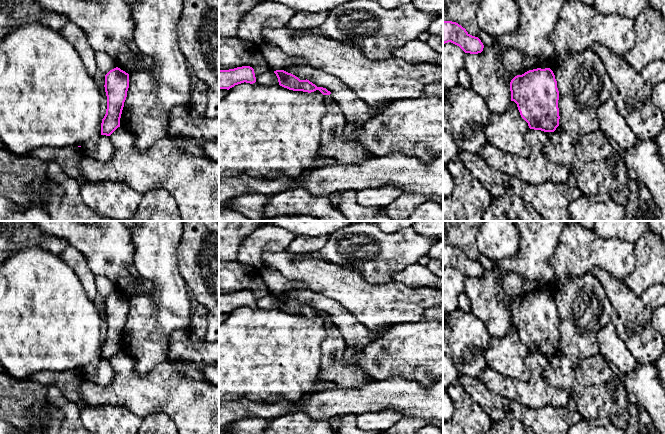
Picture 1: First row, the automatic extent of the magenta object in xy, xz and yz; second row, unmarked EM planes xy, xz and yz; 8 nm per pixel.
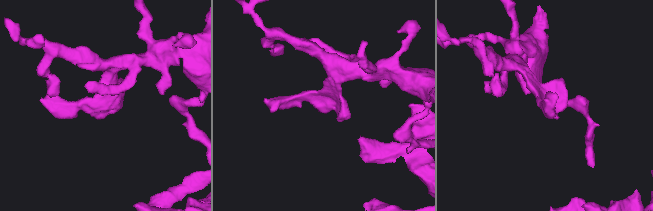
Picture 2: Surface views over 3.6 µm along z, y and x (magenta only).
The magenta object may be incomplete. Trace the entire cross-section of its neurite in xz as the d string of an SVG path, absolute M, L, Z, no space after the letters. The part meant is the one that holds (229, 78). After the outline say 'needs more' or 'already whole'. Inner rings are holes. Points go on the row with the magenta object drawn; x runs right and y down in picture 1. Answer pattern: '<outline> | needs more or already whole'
M242 66L229 70L219 70L219 89L227 89L241 83L253 84L256 82L254 69L250 66Z | already whole

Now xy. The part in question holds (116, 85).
M116 67L105 75L107 109L101 123L101 135L110 136L120 127L120 118L129 88L129 74Z | already whole

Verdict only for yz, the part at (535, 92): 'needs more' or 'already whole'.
already whole

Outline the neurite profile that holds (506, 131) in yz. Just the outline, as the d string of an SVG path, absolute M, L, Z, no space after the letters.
M511 101L503 114L491 113L485 126L485 136L489 144L500 150L527 157L531 149L524 137L529 129L528 123L520 115L517 104Z

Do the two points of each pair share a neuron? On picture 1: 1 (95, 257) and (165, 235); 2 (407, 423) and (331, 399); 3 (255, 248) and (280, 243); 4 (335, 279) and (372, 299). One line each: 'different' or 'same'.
1: different
2: different
3: same
4: same

